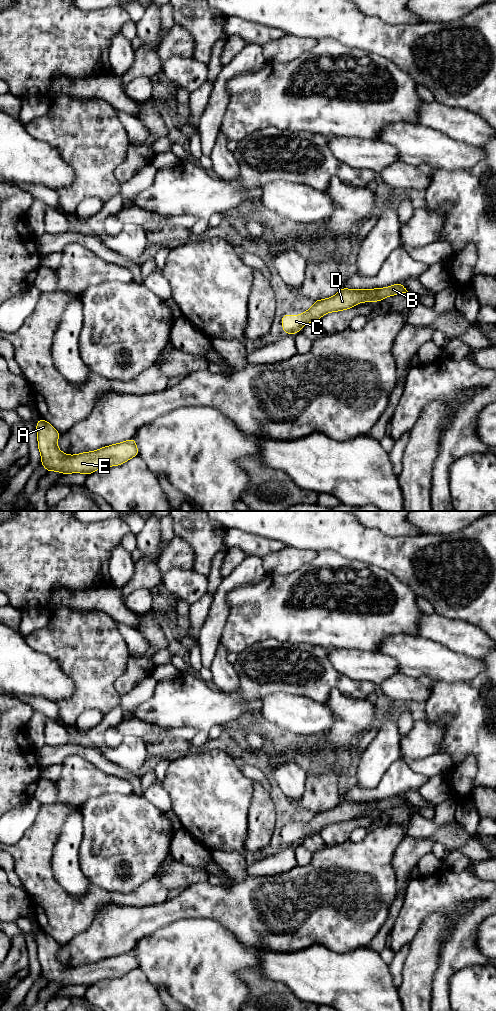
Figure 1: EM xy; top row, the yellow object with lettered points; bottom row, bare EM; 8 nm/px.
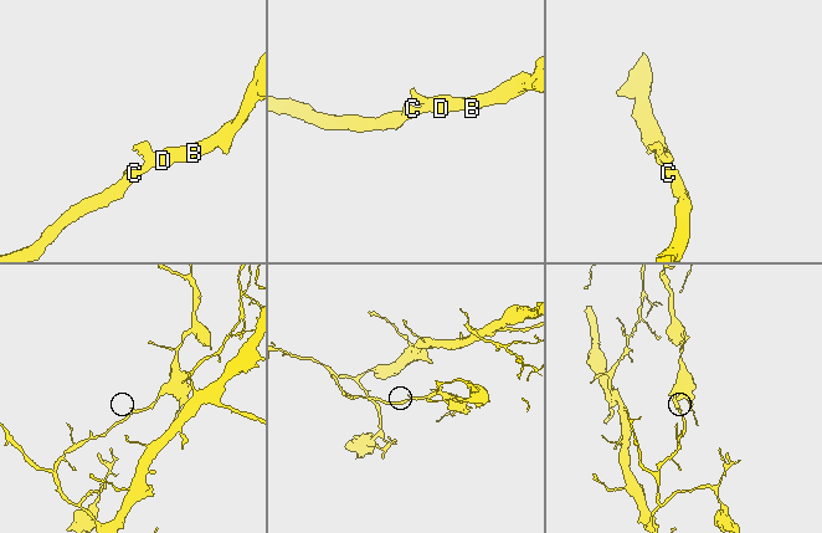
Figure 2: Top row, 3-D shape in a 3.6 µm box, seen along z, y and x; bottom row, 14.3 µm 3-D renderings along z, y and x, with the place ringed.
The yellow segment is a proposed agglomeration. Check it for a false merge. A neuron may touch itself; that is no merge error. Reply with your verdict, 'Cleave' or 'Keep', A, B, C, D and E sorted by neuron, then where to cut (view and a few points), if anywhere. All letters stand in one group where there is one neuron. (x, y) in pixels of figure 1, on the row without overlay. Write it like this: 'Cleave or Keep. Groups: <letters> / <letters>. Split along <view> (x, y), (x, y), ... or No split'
Keep. Groups: A B C D E. No split

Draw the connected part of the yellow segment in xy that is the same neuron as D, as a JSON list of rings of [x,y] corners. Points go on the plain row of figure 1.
[[[401,794],[390,799],[371,802],[351,802],[342,799],[331,810],[314,813],[313,818],[309,822],[305,822],[302,827],[284,826],[281,830],[282,839],[285,846],[296,846],[305,836],[318,833],[326,825],[347,822],[361,814],[381,814],[387,808],[394,808],[400,805],[408,805]]]

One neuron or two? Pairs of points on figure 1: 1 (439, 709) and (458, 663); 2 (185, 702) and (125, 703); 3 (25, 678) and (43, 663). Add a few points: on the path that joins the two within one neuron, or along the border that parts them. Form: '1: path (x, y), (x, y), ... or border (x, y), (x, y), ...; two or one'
1: border (472, 679), (465, 684), (432, 683); two
2: border (155, 685), (154, 692), (136, 708), (133, 715); two
3: path (29, 674), (39, 667); one

